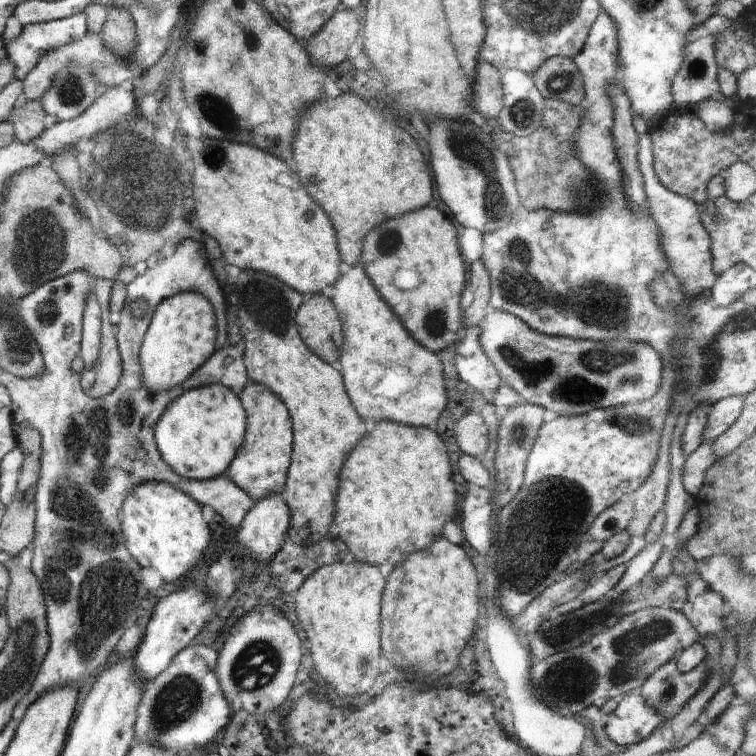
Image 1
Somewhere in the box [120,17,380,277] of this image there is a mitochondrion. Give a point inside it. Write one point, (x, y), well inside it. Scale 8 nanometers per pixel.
(215, 111)

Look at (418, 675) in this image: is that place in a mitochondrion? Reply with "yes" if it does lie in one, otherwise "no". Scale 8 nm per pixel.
no

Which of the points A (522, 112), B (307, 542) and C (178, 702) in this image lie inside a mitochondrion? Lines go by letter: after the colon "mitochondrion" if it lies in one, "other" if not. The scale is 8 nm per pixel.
A: mitochondrion
B: other
C: mitochondrion

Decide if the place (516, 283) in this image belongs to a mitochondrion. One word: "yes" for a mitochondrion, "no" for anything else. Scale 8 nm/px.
yes

